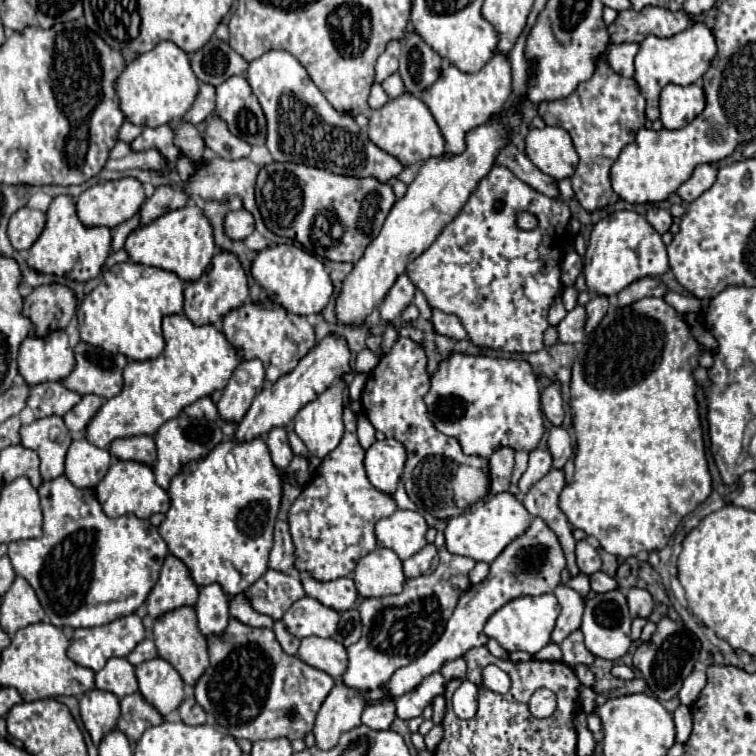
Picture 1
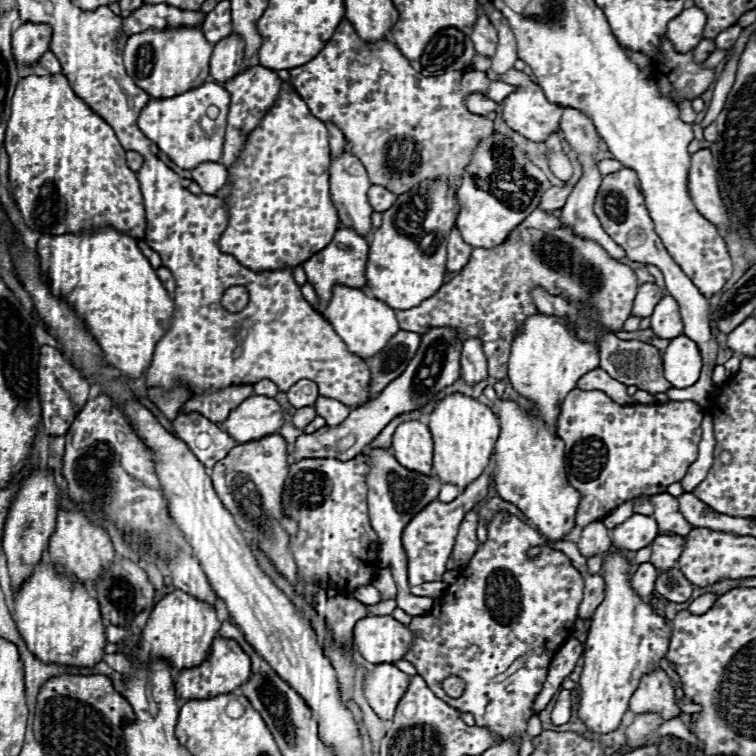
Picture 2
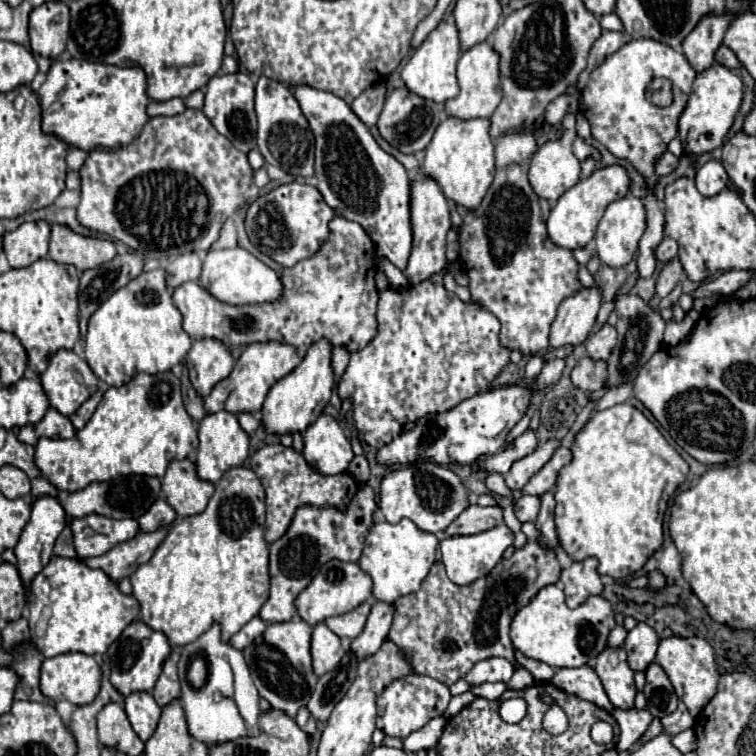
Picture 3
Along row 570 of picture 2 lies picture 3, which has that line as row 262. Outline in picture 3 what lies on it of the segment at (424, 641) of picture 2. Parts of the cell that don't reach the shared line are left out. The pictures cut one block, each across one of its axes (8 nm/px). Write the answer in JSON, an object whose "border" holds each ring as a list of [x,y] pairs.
{"border":[[[534,132],[526,134],[504,134],[496,142],[496,174],[494,182],[474,212],[464,214],[462,228],[458,232],[460,240],[460,262],[468,274],[468,288],[472,300],[482,304],[490,314],[494,314],[500,324],[500,344],[508,350],[518,350],[522,356],[534,356],[540,350],[548,348],[548,332],[550,324],[556,316],[556,308],[562,300],[572,296],[582,288],[578,280],[580,264],[574,260],[572,250],[560,248],[550,242],[546,232],[546,220],[542,212],[542,202],[532,190],[528,182],[528,164],[532,154],[536,152],[536,138]]]}

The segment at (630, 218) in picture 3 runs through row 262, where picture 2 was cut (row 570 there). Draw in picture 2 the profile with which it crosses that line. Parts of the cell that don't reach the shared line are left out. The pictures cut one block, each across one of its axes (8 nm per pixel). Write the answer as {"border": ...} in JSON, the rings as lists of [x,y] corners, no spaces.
{"border":[[[620,550],[608,552],[604,556],[604,582],[606,598],[596,608],[590,620],[588,638],[584,642],[584,670],[580,674],[580,700],[578,718],[590,732],[606,734],[620,726],[624,712],[628,710],[628,700],[640,684],[640,678],[656,668],[660,668],[662,658],[666,658],[672,624],[658,616],[648,604],[642,602],[630,588],[630,564],[622,558]]]}

